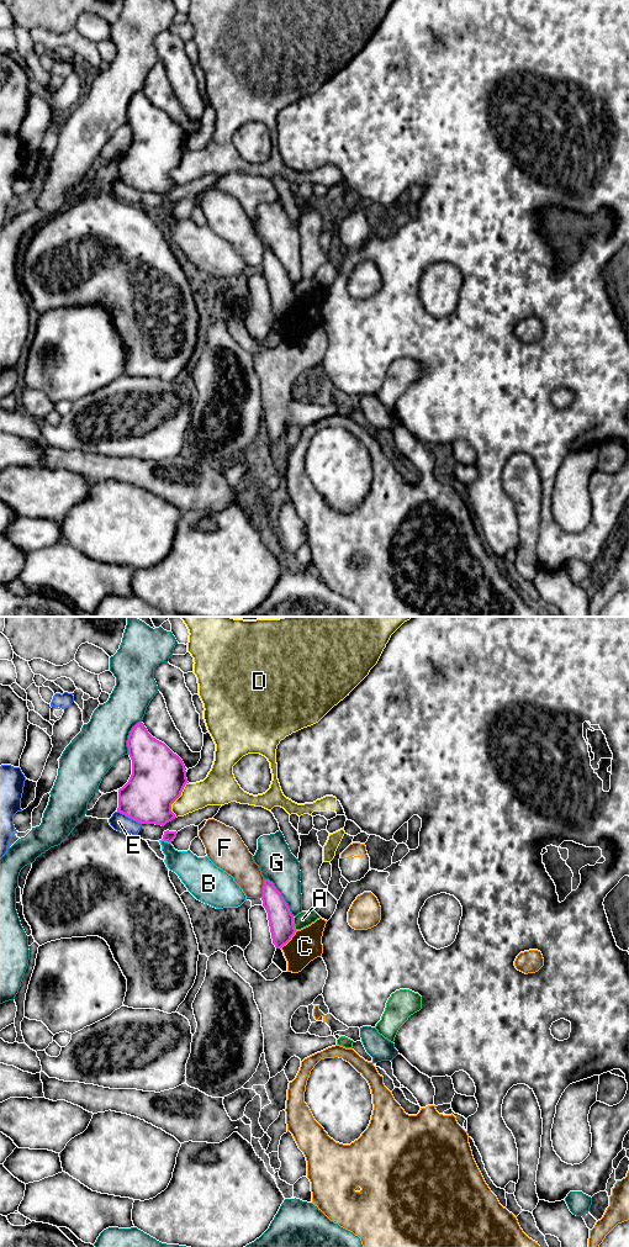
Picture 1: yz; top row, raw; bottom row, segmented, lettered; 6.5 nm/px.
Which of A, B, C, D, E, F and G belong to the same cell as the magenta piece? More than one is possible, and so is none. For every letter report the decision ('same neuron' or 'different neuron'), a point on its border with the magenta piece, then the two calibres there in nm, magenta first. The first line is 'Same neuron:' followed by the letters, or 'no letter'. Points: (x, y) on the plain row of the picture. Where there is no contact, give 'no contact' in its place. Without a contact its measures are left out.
Same neuron: no letter
A: different neuron; contact yz (294, 292); calibres 160 and 100 nm
B: different neuron; contact yz (167, 209); calibres 70 and 190 nm
C: different neuron; contact yz (289, 308); calibres 160 and 200 nm
D: different neuron; contact yz (176, 167); calibres 360 and 190 nm
E: different neuron; contact yz (130, 185); calibres 320 and 110 nm
F: different neuron; contact yz (263, 257); calibres 160 and 200 nm
G: different neuron; contact yz (281, 264); calibres 160 and 240 nm

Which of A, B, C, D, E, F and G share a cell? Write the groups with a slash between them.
A D / B / C / E / F / G

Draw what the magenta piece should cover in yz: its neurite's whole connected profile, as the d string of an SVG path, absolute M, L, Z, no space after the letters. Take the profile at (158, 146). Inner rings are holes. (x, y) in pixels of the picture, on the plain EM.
M142 90L130 100L132 143L118 158L117 180L141 192L164 195L175 187L171 173L187 150L185 133L164 111L153 106Z

